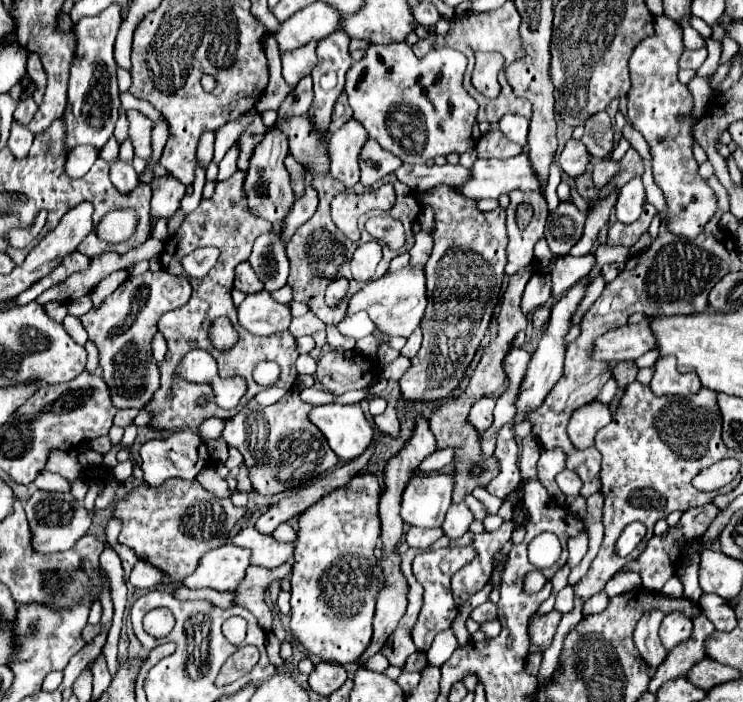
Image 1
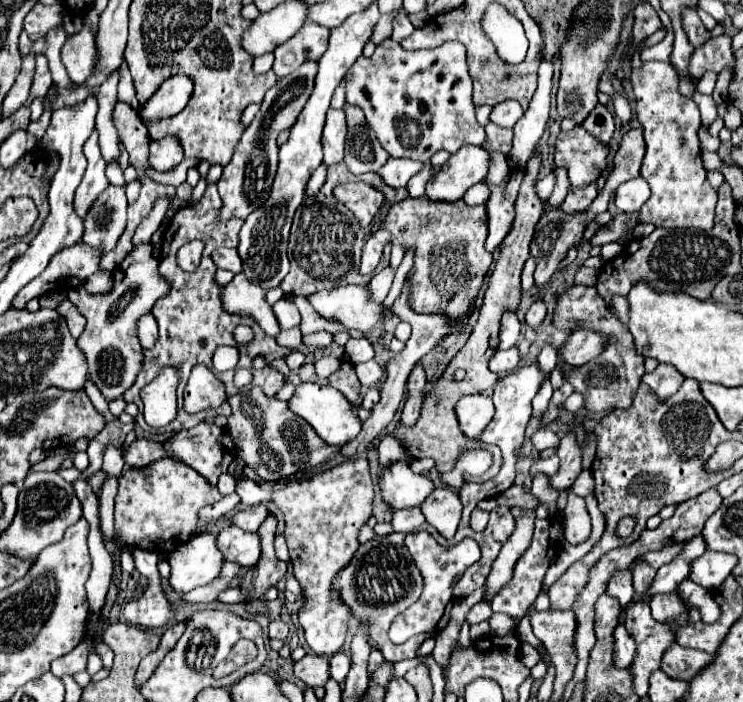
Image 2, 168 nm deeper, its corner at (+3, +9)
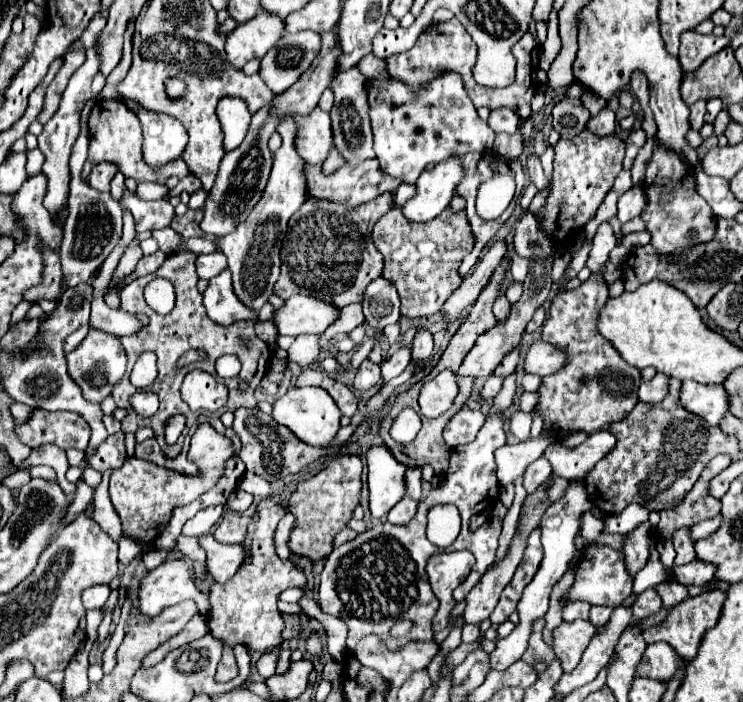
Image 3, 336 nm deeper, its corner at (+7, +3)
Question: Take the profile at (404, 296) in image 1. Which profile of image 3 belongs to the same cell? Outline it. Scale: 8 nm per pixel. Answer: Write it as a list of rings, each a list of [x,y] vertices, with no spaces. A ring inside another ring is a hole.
[[[292,295],[286,305],[274,313],[274,323],[280,335],[322,335],[338,317],[340,309],[334,303],[308,295]]]

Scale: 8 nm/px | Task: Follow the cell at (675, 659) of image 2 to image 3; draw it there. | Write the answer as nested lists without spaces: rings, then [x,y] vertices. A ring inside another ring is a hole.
[[[652,643],[644,651],[644,657],[638,665],[638,675],[668,683],[678,669],[686,667],[686,661],[668,647],[668,643]]]

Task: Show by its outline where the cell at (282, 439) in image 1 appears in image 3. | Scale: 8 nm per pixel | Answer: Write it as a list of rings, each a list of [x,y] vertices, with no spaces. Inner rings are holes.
[[[240,407],[234,411],[234,425],[232,429],[236,431],[236,435],[242,441],[242,449],[244,451],[244,465],[248,471],[264,477],[266,481],[280,481],[288,475],[296,475],[302,469],[306,469],[310,463],[318,461],[320,457],[332,455],[332,449],[324,449],[324,447],[312,447],[302,443],[288,427],[278,425],[272,415],[262,413],[260,409],[248,409],[248,407]]]

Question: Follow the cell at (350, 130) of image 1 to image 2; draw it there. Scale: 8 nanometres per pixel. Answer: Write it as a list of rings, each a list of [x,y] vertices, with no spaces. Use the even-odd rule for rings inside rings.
[[[328,109],[324,133],[322,133],[322,151],[324,163],[334,165],[344,159],[344,139],[346,139],[346,115],[342,109]]]

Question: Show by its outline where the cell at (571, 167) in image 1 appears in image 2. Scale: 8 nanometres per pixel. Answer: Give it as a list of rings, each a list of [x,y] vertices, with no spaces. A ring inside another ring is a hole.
[[[582,125],[572,131],[560,131],[554,145],[554,165],[568,171],[572,187],[594,183],[606,169],[608,145],[596,141]]]

